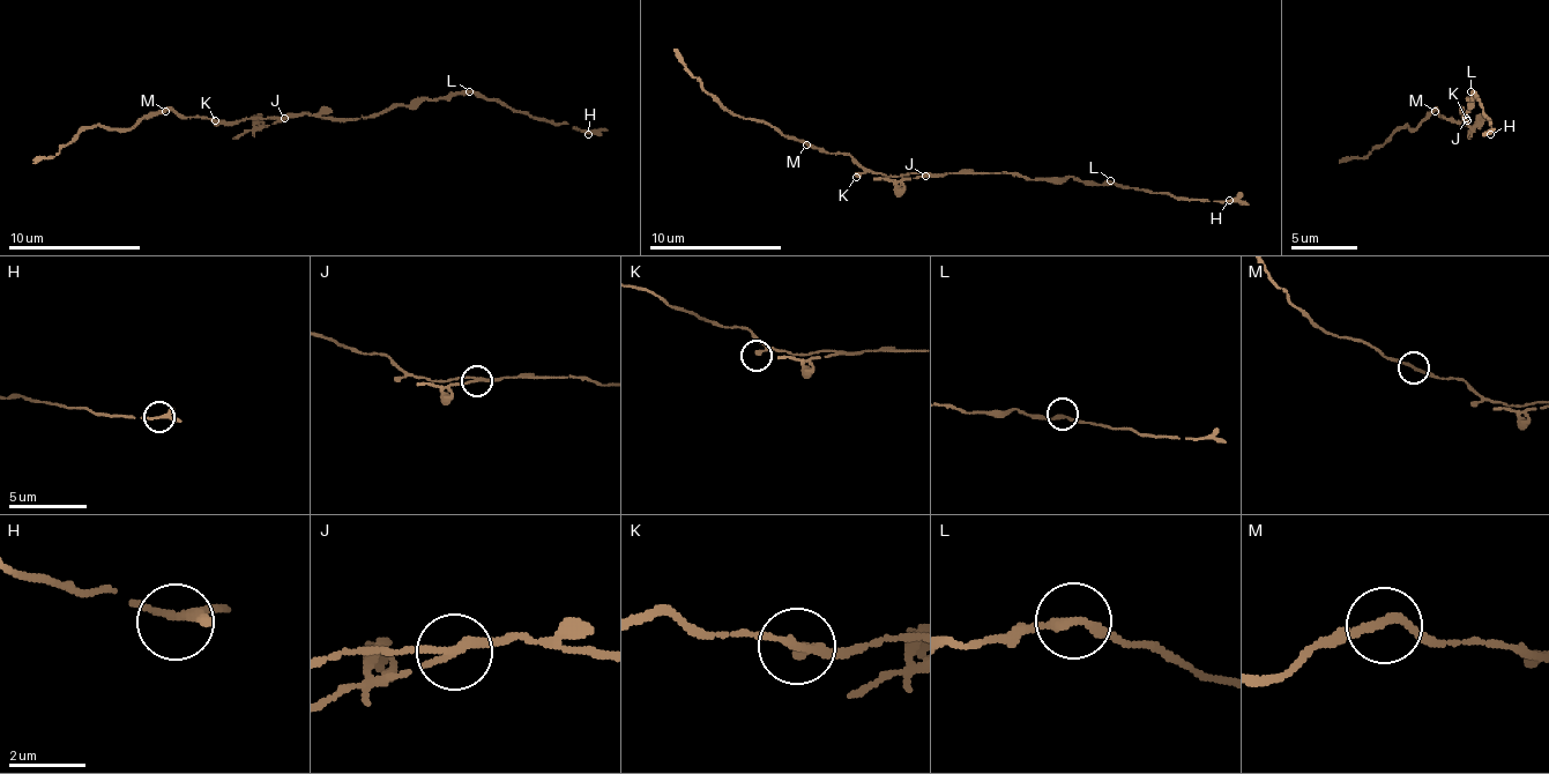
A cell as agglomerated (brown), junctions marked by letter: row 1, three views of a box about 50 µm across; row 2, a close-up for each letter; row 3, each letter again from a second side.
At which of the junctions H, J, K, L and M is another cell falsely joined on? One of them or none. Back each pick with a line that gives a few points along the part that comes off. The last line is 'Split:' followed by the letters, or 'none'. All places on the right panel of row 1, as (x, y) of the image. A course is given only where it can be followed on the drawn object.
J: Course of the part to remove: (1467, 118), (1467, 138)
Split: J

